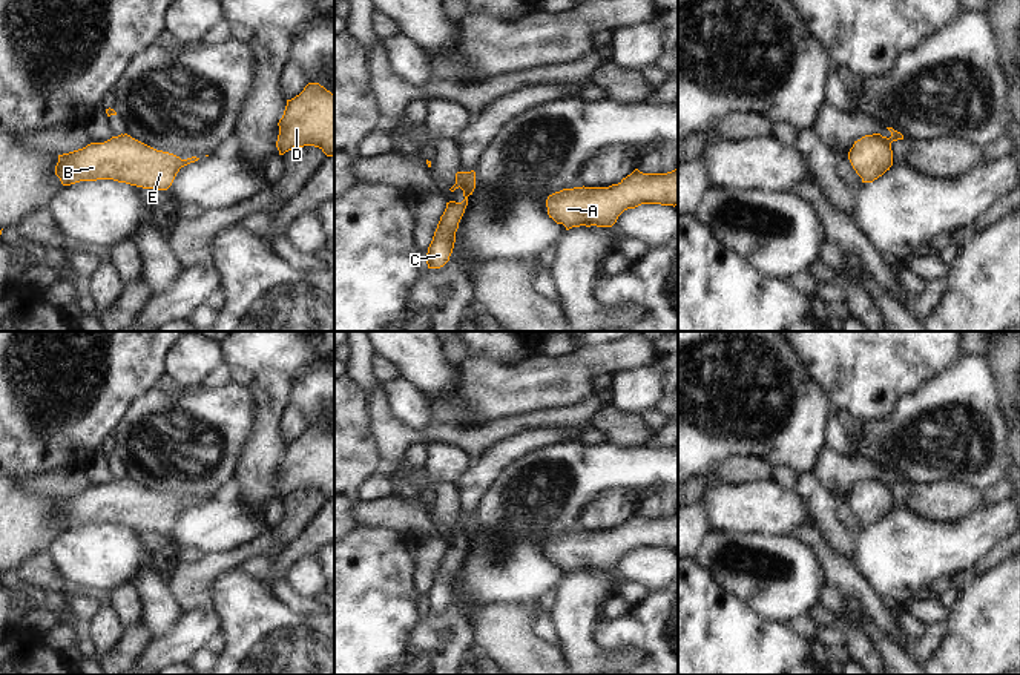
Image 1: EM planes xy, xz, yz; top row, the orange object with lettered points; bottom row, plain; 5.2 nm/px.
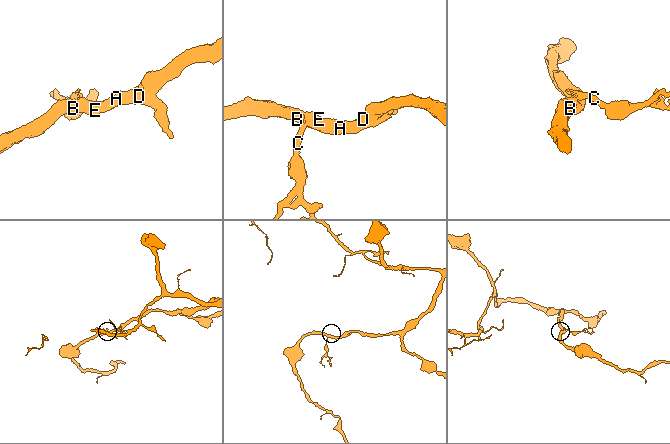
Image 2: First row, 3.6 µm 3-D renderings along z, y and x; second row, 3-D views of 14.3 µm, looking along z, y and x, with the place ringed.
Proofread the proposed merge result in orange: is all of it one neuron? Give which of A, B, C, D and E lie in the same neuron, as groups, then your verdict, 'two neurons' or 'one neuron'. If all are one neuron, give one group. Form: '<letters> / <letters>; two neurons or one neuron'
A B D E / C; two neurons

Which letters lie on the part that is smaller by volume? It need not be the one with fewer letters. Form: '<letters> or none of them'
C

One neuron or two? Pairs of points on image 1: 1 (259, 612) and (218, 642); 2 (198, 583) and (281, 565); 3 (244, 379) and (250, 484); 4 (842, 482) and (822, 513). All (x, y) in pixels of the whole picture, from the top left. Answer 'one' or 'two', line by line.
1: two
2: two
3: two
4: two

